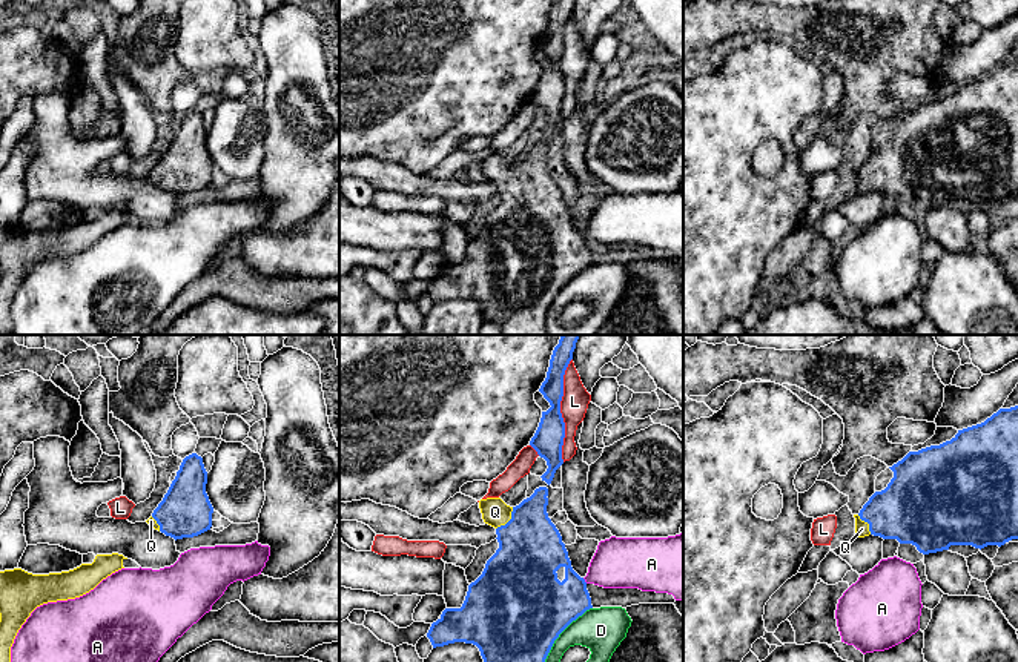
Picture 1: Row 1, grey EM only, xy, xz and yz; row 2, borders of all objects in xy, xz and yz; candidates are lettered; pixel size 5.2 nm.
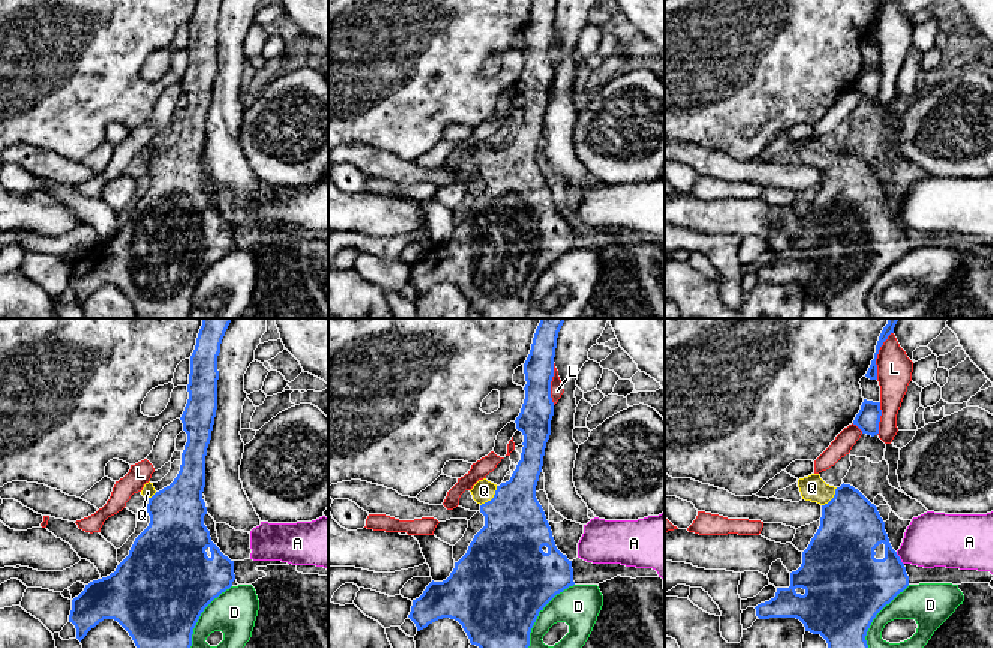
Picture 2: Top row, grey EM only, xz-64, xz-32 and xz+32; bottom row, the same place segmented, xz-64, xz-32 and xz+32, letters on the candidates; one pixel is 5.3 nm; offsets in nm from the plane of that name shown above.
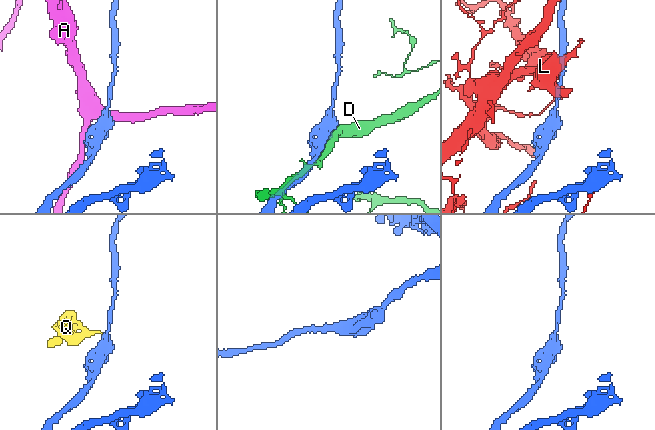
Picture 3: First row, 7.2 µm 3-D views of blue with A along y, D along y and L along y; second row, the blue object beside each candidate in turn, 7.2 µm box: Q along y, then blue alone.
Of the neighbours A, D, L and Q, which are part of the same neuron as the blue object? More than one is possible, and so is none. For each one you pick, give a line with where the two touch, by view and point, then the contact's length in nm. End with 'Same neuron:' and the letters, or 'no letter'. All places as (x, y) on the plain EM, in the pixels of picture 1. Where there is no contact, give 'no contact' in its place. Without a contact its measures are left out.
Q: xz (510, 175) | 150 nm
Same neuron: Q

